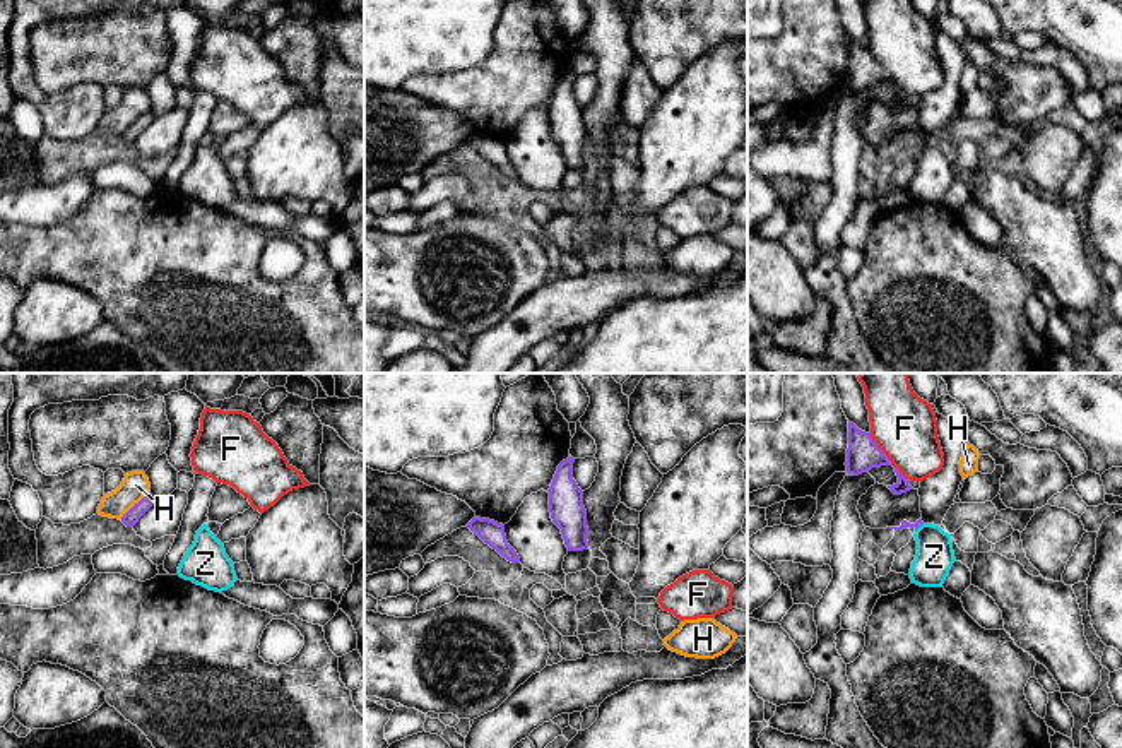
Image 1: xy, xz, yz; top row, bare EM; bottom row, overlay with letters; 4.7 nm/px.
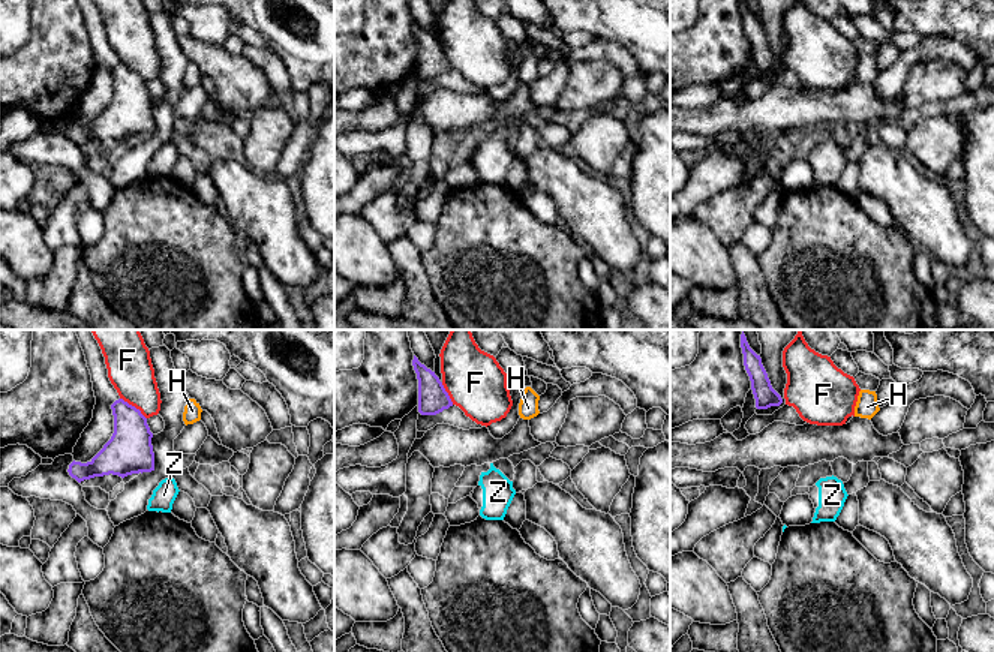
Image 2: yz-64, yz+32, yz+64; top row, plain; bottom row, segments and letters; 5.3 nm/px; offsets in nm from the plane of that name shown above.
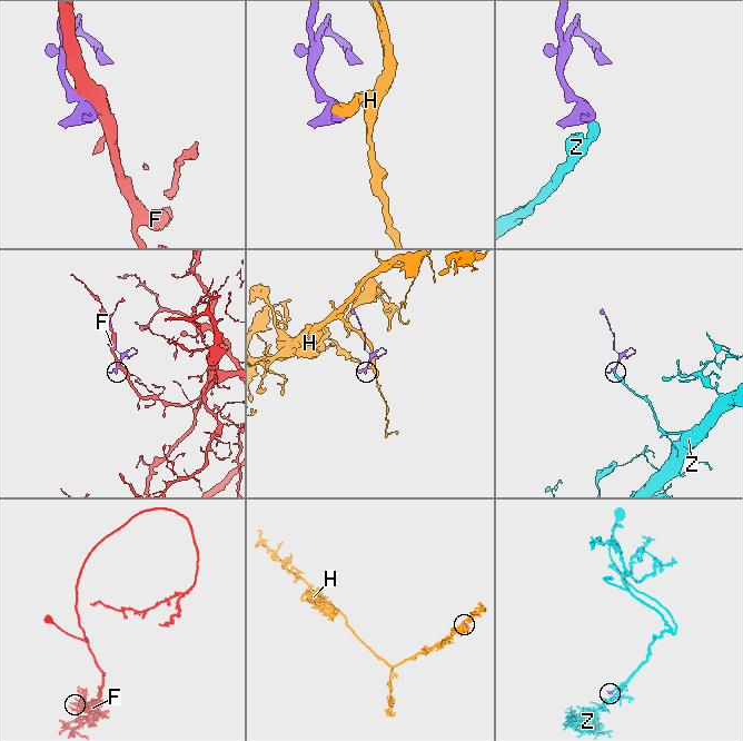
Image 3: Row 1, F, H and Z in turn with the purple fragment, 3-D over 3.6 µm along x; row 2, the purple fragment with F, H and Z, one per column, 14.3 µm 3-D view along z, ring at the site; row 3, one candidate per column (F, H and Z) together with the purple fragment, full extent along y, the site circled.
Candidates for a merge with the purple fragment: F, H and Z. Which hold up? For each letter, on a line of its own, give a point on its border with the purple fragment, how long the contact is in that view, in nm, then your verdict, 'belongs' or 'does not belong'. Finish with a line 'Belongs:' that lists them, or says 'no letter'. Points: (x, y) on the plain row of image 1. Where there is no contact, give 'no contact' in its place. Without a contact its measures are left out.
F: yz (886, 74) | 280 nm | does not belong
H: xy (134, 122) | 190 nm | does not belong
Z: yz (919, 142) | 60 nm | belongs
Belongs: Z

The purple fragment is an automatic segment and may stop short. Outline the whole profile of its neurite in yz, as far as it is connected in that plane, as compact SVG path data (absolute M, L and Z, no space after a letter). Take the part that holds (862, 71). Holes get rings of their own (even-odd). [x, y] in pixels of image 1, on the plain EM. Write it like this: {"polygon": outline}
{"polygon": "M848 38L848 65L847 65L847 89L859 92L872 84L893 82L888 72L877 63L871 50L859 46Z"}

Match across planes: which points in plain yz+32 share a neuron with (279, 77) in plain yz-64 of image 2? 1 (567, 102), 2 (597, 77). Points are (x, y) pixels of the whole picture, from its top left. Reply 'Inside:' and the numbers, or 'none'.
Inside: none

